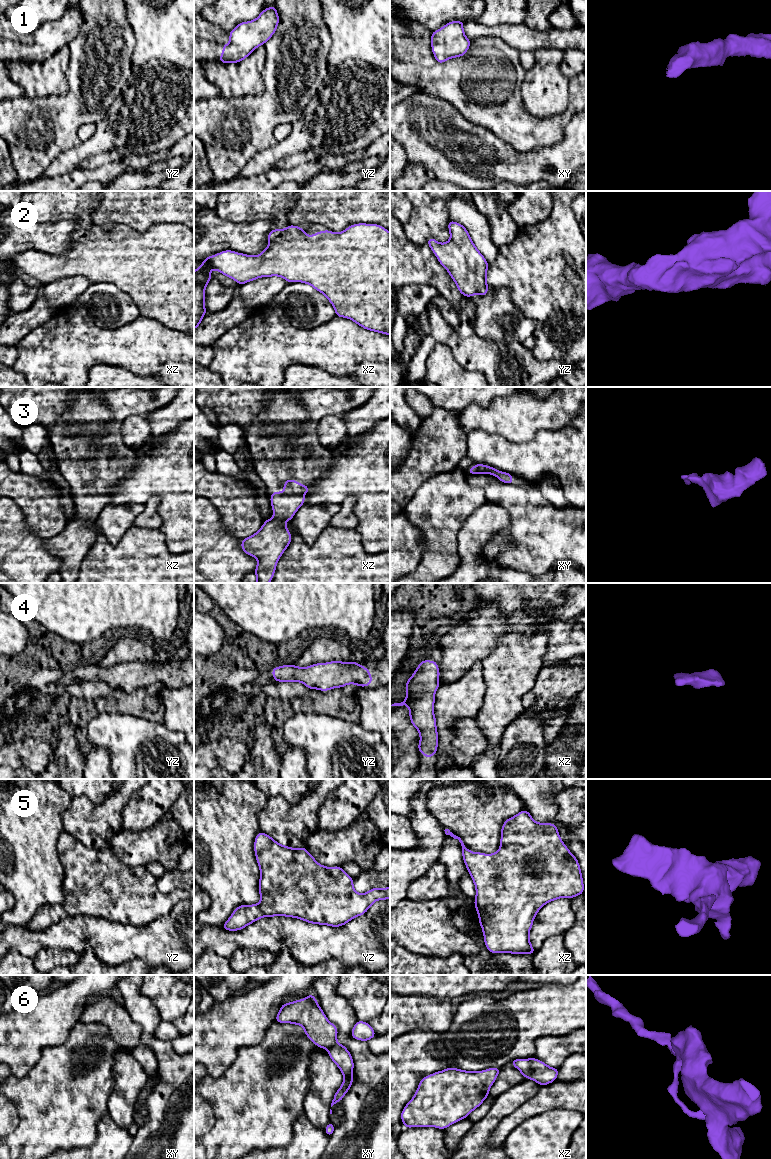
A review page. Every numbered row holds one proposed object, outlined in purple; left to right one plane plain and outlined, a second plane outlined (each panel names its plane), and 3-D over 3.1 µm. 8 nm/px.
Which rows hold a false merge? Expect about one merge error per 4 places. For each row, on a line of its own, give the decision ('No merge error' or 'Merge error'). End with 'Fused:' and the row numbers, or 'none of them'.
1: No merge error
2: No merge error
3: No merge error
4: No merge error
5: No merge error
6: Merge error
Fused: 6

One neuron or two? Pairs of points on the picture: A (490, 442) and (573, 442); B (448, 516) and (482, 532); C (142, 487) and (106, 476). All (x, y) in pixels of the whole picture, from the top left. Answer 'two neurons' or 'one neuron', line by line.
A: one neuron
B: two neurons
C: two neurons

